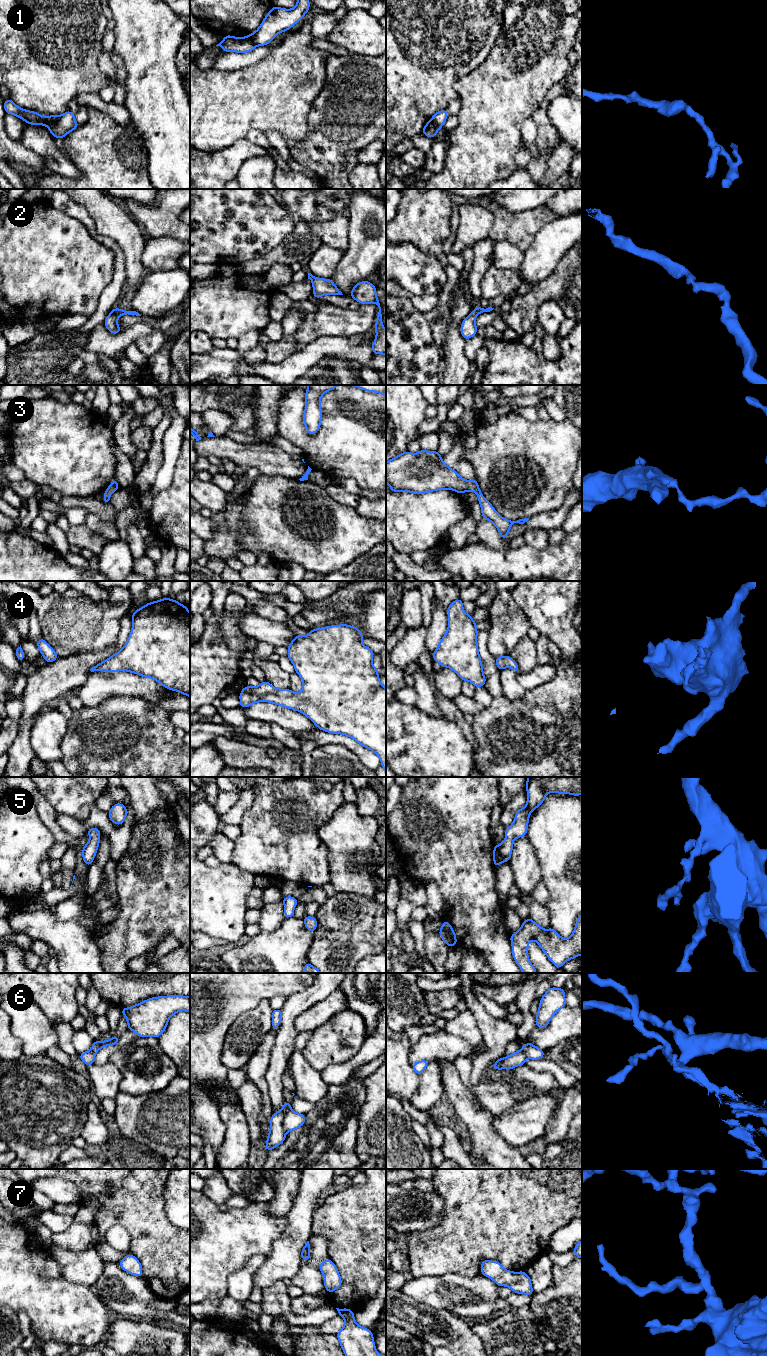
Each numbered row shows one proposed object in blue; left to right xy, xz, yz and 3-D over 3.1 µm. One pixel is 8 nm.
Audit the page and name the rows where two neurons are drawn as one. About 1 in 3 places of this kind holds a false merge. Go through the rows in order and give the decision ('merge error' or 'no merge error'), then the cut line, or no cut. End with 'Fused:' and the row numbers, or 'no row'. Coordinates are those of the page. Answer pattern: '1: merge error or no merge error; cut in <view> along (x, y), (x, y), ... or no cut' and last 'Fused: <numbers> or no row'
1: merge error; cut in xy along (60, 116), (48, 127)
2: no merge error; no cut
3: no merge error; no cut
4: no merge error; no cut
5: no merge error; no cut
6: merge error; cut in xz along (290, 1108), (283, 1119), (283, 1129), (285, 1131)
7: no merge error; no cut
Fused: 1, 6

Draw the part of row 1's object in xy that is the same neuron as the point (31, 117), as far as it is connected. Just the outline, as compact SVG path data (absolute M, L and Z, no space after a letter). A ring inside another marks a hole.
M11 99L4 101L5 113L15 115L30 125L45 125L47 127L54 124L59 118L59 115L42 116L35 111L28 111L18 107Z

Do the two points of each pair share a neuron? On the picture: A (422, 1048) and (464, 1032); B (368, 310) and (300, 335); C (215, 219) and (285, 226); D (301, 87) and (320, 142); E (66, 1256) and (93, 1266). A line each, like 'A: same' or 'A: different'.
A: different
B: same
C: same
D: different
E: same

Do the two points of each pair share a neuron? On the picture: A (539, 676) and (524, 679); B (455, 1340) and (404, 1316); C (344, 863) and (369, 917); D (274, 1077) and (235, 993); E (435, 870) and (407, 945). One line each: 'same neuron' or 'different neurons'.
A: same neuron
B: same neuron
C: different neurons
D: different neurons
E: different neurons

